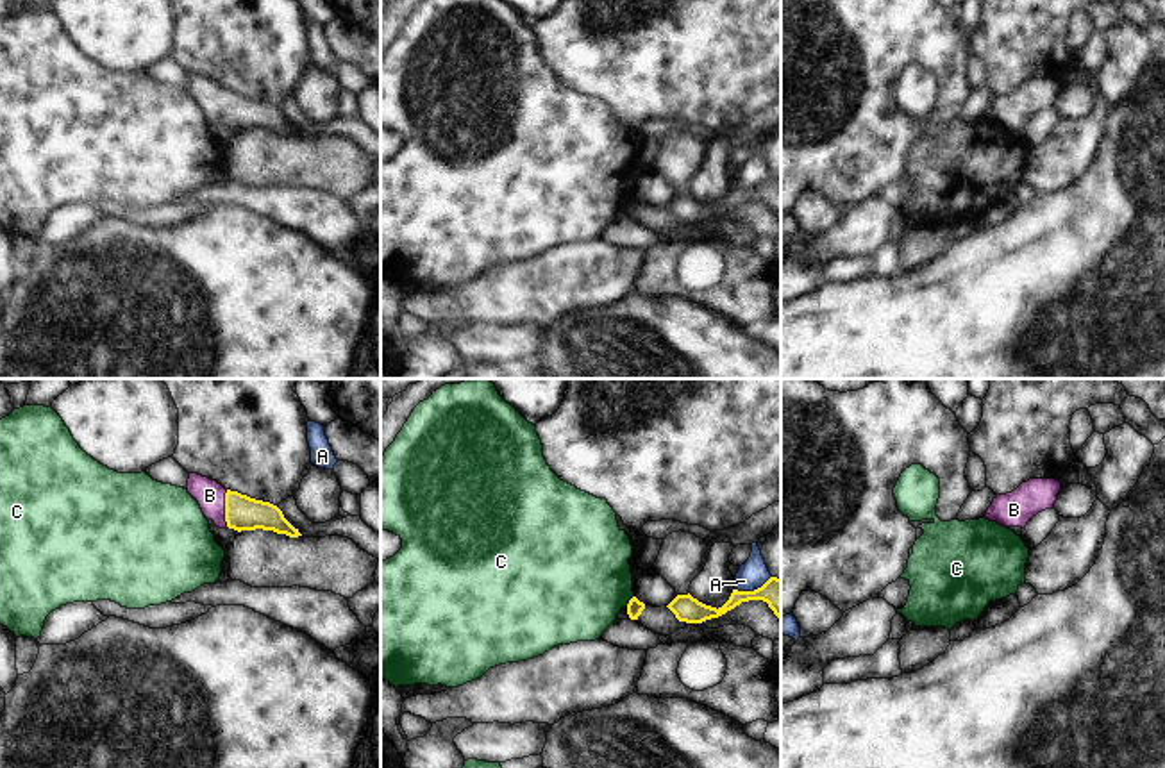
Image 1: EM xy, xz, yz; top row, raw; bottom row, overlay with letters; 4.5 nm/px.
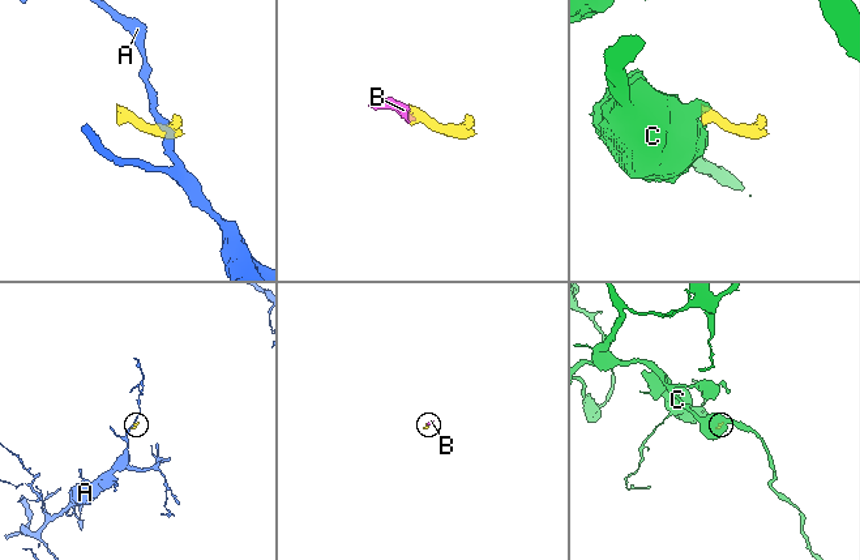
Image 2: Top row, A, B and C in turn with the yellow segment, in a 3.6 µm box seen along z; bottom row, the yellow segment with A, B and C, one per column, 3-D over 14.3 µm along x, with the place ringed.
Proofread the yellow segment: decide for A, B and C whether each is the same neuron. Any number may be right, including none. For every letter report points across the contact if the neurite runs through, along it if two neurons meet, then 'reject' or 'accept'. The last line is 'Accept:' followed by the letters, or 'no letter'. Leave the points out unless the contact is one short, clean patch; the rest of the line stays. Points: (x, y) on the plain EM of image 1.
A: border along xz (771, 175), (753, 190), (735, 190); reject
B: runs through xy (242, 113), (226, 109), (209, 95); accept
C: border along xz (633, 195), (626, 206); reject
Accept: B

